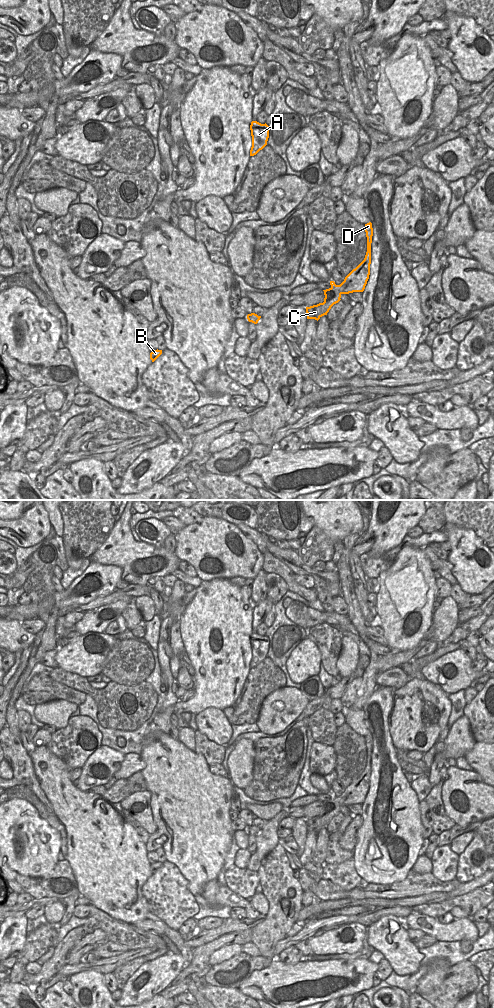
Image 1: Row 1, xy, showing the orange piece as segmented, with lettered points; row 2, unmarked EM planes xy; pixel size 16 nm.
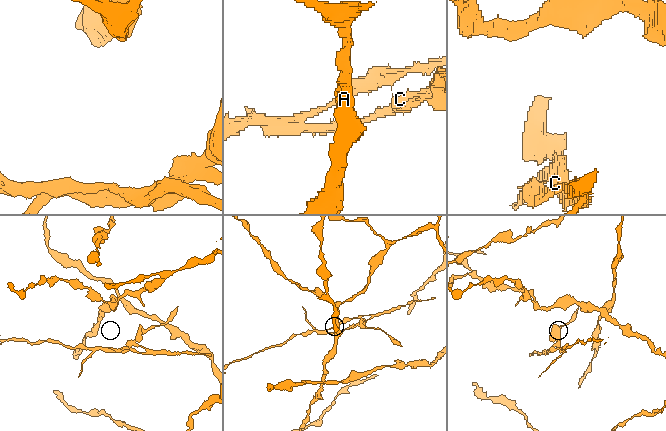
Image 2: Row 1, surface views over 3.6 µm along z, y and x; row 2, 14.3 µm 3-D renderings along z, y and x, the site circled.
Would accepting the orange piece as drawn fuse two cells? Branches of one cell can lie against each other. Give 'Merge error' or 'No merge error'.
No merge error

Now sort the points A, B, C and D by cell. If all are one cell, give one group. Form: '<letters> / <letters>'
A B C D

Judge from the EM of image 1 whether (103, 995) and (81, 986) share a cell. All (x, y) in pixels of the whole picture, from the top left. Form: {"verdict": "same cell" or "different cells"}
{"verdict": "same cell"}

